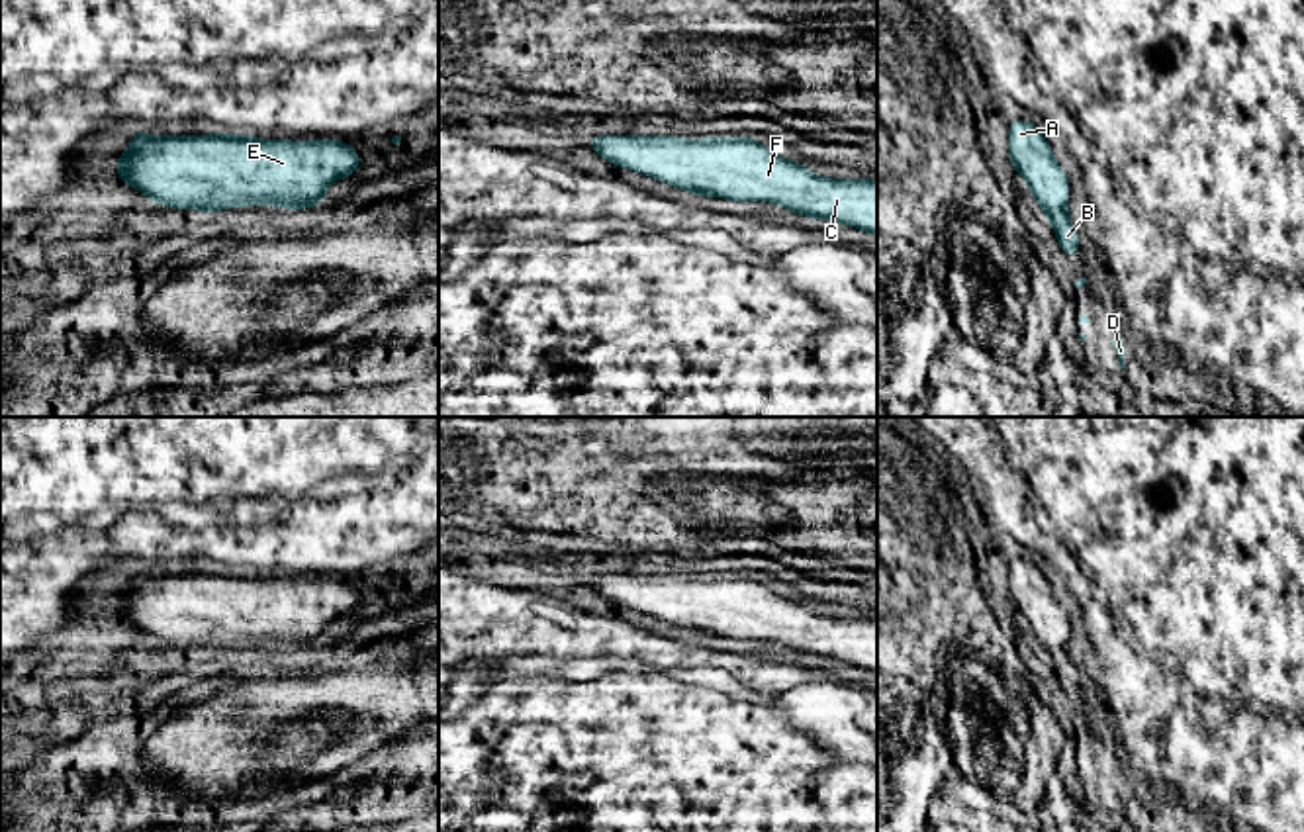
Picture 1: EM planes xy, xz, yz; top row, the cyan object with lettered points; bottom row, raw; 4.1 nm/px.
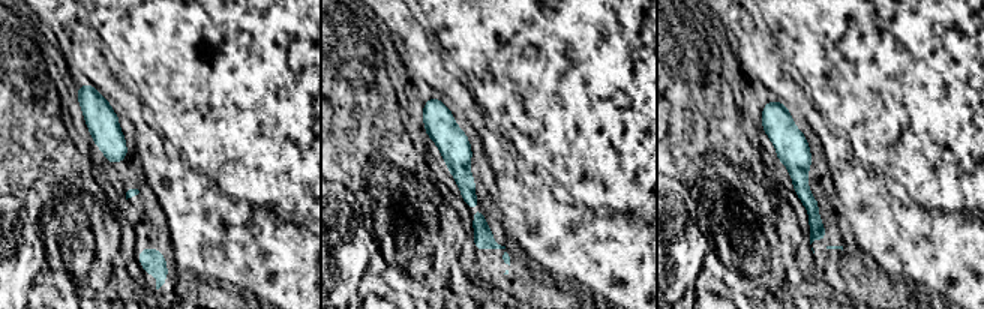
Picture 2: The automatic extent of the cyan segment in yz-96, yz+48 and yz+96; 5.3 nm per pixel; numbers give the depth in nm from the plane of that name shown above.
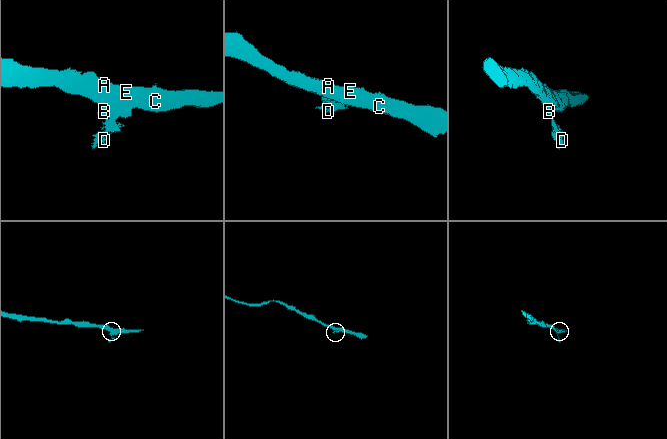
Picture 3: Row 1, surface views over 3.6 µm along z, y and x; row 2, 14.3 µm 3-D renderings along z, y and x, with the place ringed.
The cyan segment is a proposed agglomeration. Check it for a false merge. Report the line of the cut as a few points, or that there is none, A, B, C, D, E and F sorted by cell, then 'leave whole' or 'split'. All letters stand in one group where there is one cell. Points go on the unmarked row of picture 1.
no cut; A B C D E F; leave whole

